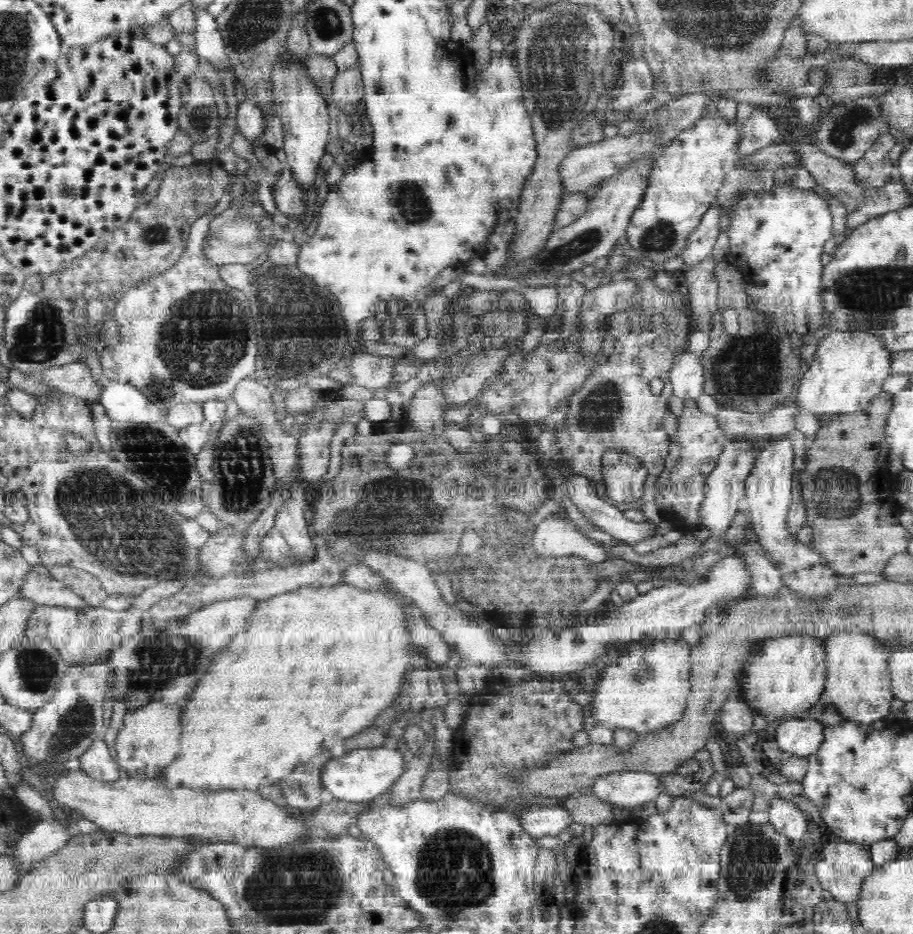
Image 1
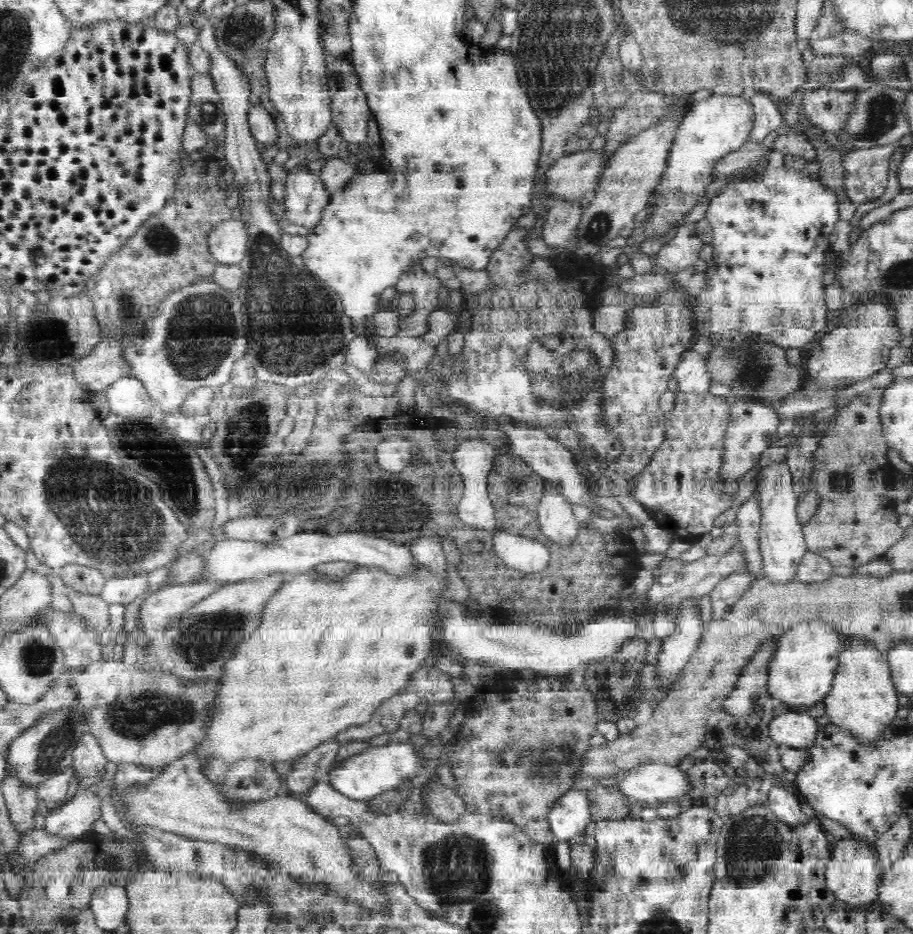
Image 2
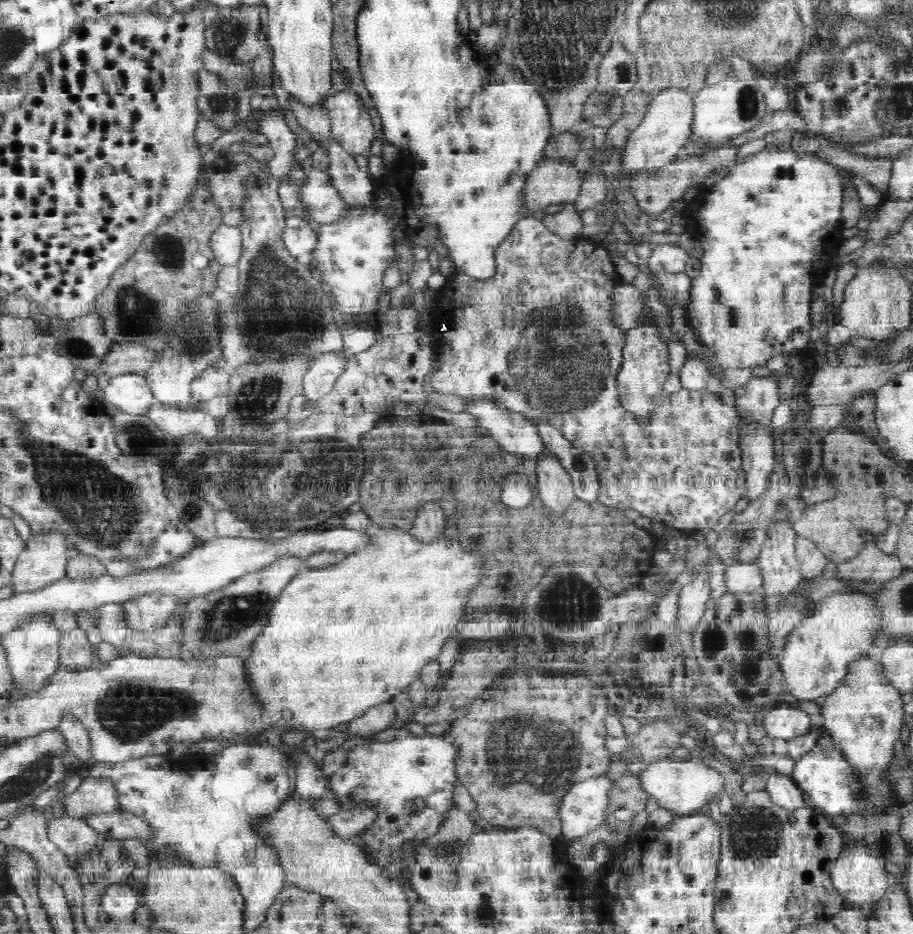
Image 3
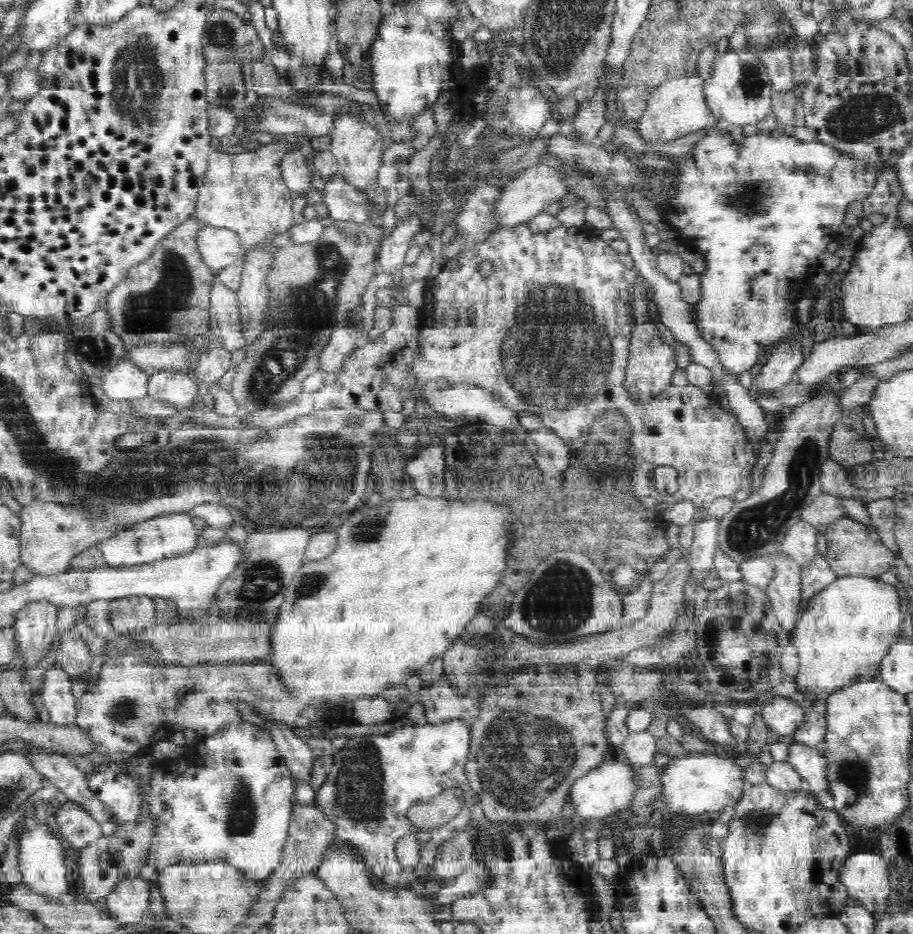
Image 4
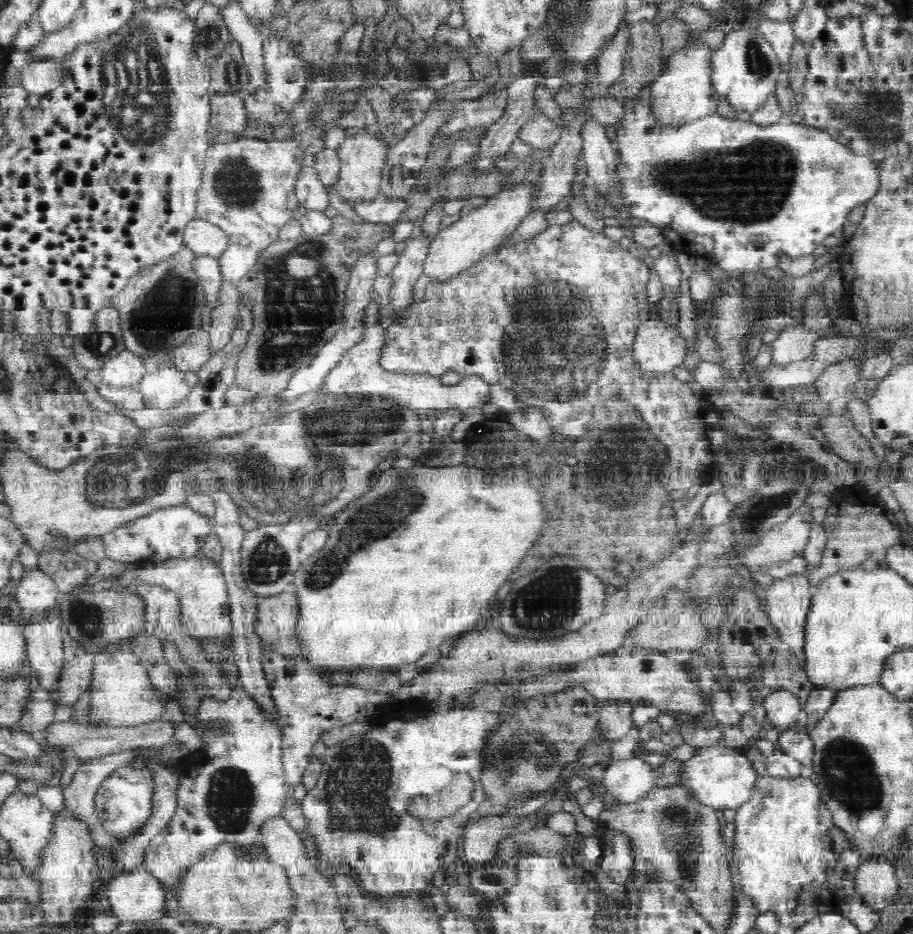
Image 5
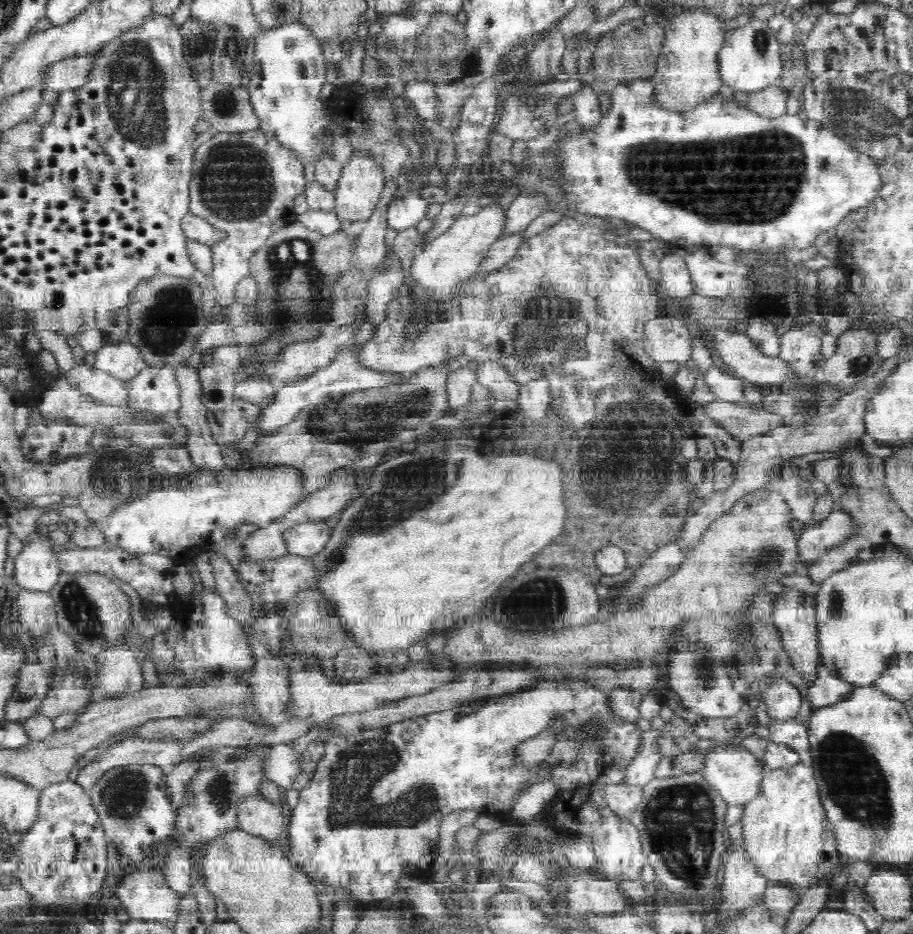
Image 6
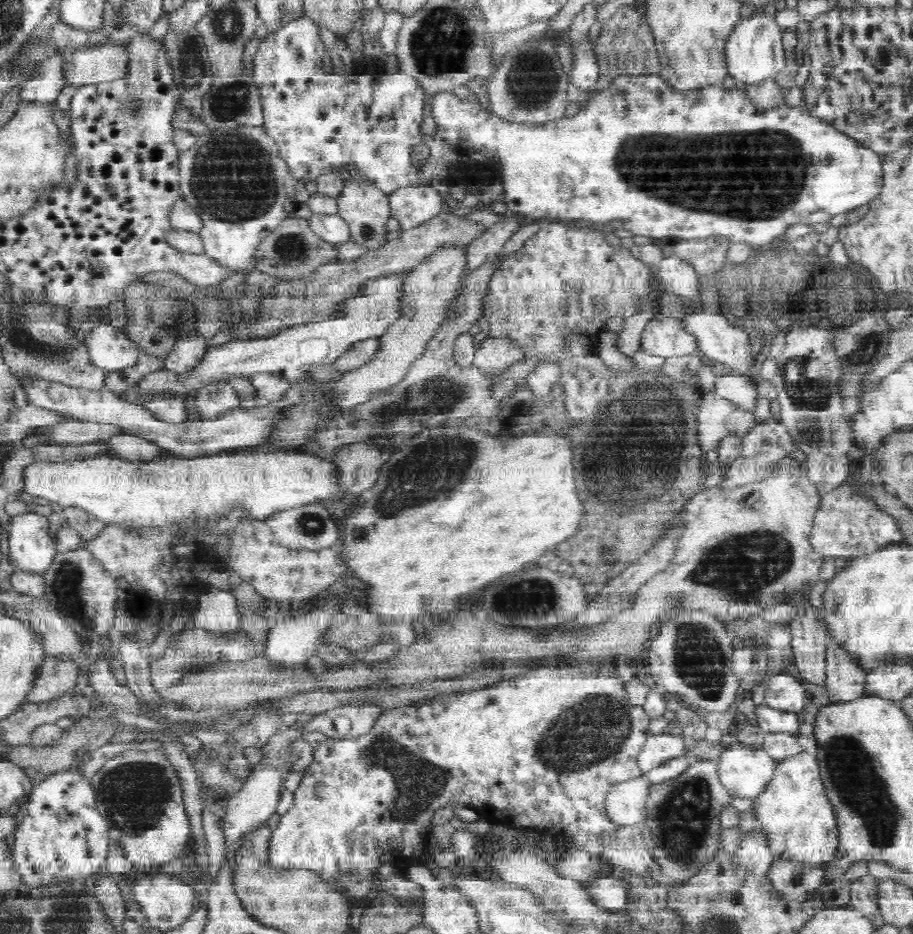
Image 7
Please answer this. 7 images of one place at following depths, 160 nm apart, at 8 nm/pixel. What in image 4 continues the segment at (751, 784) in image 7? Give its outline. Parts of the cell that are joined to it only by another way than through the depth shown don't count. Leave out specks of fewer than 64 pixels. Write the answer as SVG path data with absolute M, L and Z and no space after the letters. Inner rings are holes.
M706 751L682 753L673 758L664 771L664 790L660 798L670 811L708 815L722 811L726 806L735 808L743 798L742 786L746 781L744 766L736 761L736 755Z

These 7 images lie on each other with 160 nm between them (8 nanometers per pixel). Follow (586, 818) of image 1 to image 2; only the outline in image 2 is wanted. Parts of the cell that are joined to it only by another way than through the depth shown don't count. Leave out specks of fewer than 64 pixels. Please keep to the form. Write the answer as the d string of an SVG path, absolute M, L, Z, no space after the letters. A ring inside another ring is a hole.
M617 784L595 786L589 790L592 799L593 819L624 820L630 818L630 796L624 794Z

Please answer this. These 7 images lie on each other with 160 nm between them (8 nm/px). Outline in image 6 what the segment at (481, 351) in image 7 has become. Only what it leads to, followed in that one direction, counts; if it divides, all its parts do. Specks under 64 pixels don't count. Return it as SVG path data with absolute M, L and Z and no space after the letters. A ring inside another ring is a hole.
M482 360L478 362L475 371L477 381L489 388L493 399L515 400L517 398L518 384L499 360Z

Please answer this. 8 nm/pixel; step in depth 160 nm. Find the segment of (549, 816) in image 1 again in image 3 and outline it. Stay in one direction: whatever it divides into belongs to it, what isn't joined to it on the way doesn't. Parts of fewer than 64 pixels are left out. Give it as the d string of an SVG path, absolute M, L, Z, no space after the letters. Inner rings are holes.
M606 773L577 782L564 796L560 814L562 833L568 840L591 833L606 820L610 791L619 780Z

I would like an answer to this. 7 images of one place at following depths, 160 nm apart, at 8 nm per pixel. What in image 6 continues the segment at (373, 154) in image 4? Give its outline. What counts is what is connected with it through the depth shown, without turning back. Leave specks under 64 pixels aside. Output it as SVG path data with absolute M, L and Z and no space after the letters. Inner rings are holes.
M354 154L349 162L343 165L338 188L333 192L335 196L334 212L340 220L348 220L349 223L364 223L378 211L380 199L386 189L386 181L381 171L376 167L372 159L366 155Z

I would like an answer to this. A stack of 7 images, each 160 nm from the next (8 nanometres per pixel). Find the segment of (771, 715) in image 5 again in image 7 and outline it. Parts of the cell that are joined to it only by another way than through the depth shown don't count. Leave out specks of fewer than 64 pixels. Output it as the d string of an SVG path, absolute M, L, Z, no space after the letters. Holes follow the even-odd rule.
M787 673L772 674L766 678L765 702L772 708L798 713L806 706L803 683Z

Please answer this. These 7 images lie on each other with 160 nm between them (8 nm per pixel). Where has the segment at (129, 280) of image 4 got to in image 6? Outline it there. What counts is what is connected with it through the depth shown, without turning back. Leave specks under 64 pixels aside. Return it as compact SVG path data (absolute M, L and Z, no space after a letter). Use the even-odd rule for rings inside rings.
M158 276L145 280L136 286L130 296L130 302L126 306L129 309L131 323L127 333L129 334L128 340L141 350L147 367L174 367L182 360L190 358L208 324L202 315L201 300L202 286L178 277Z

